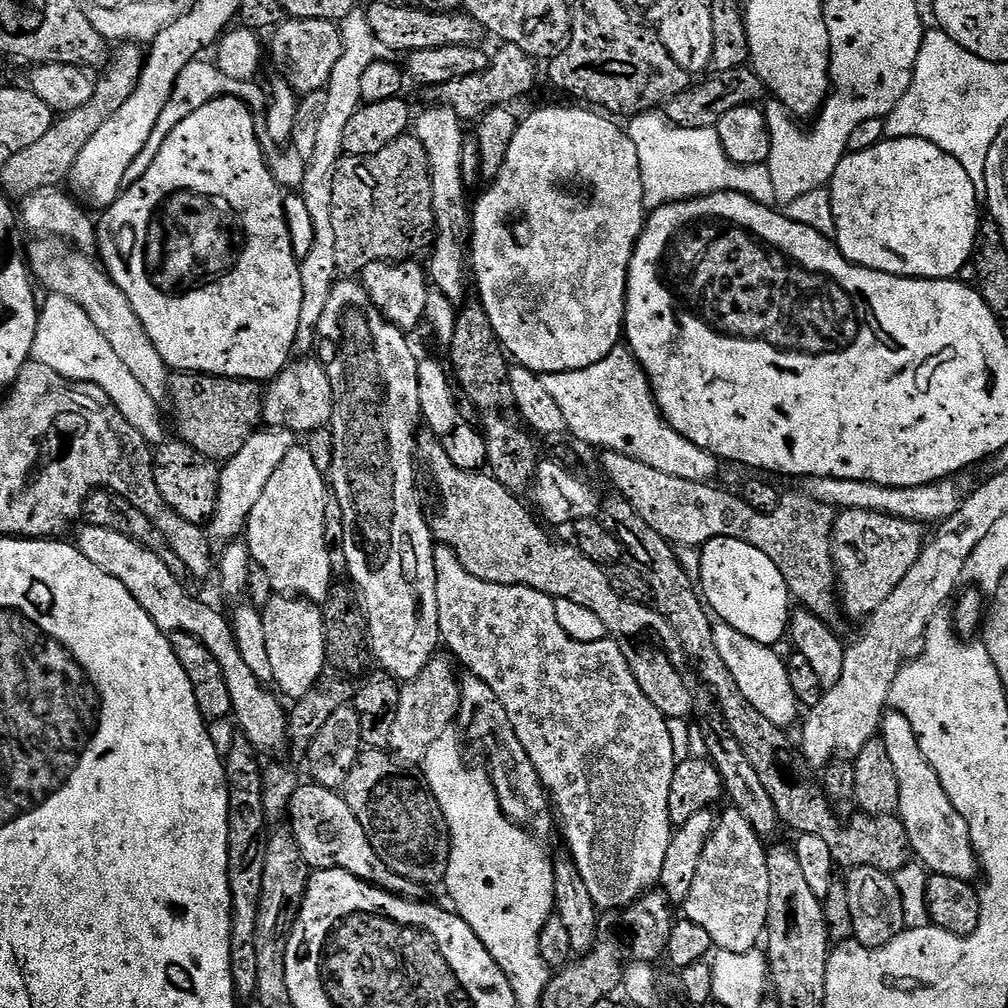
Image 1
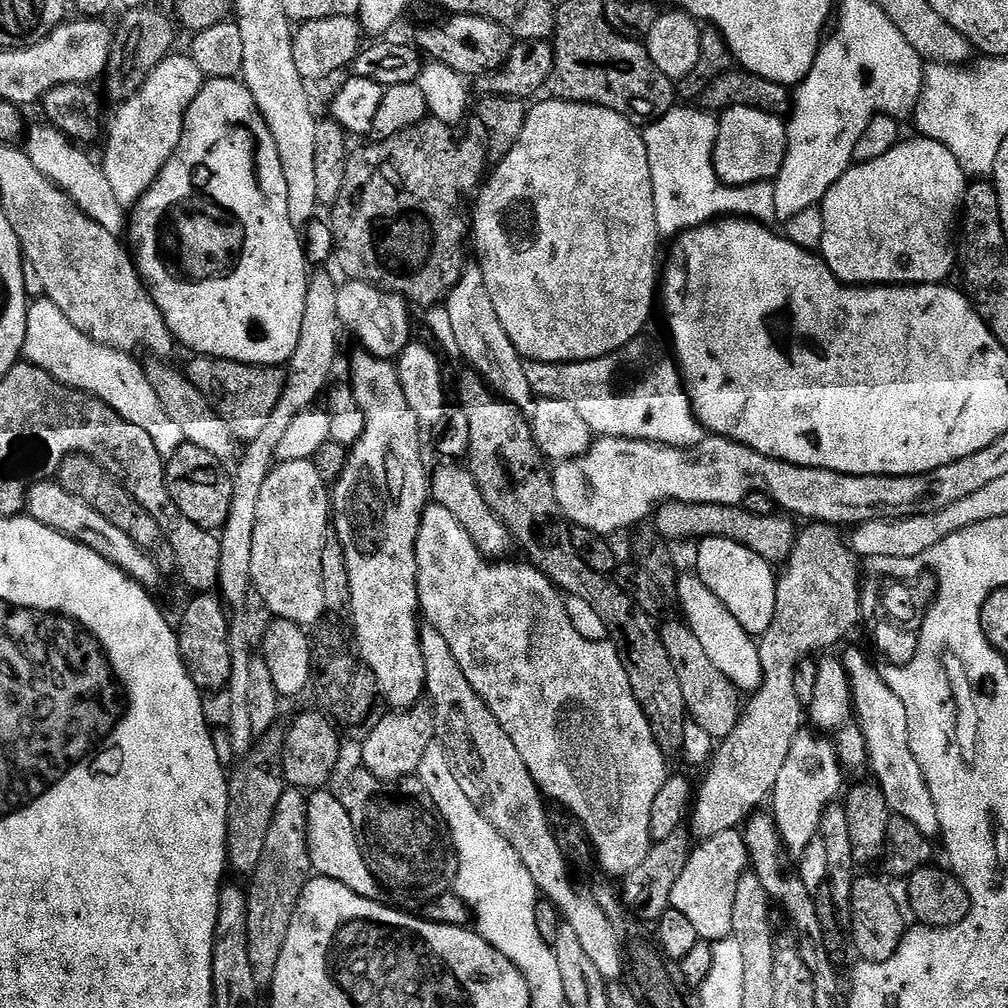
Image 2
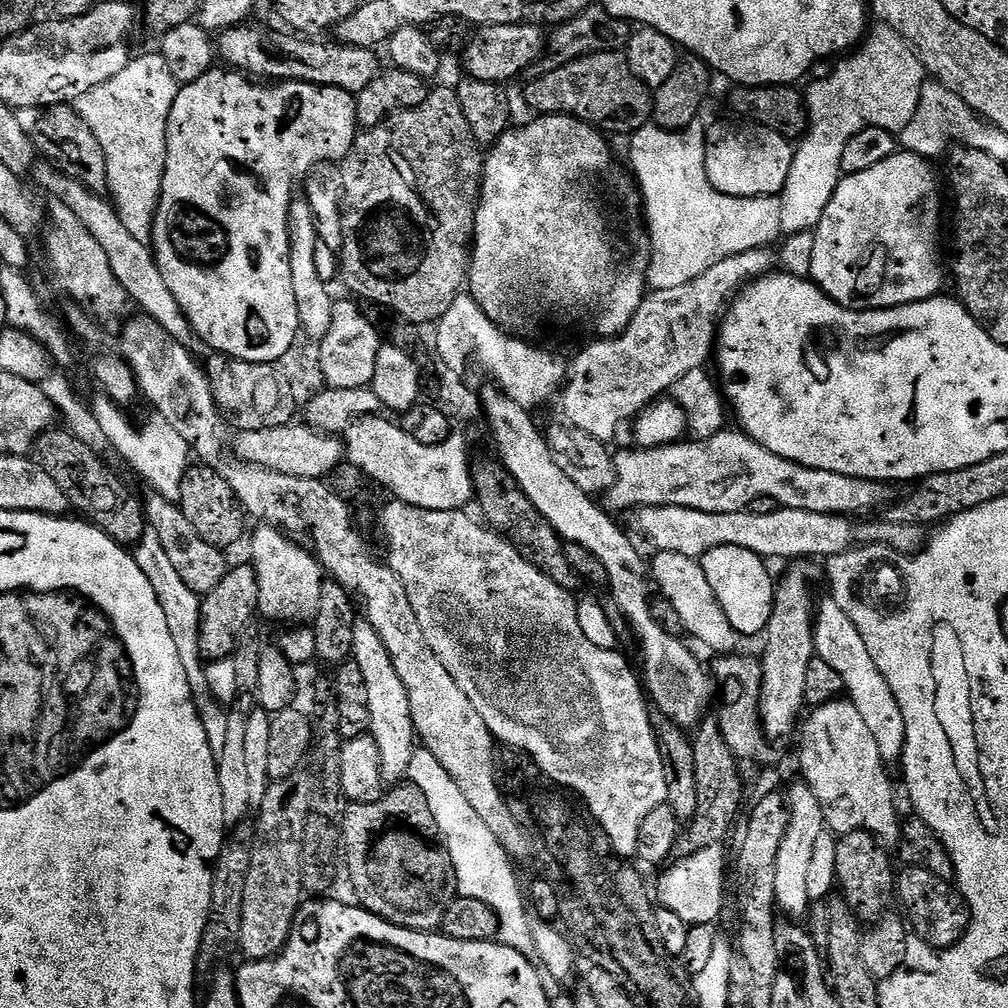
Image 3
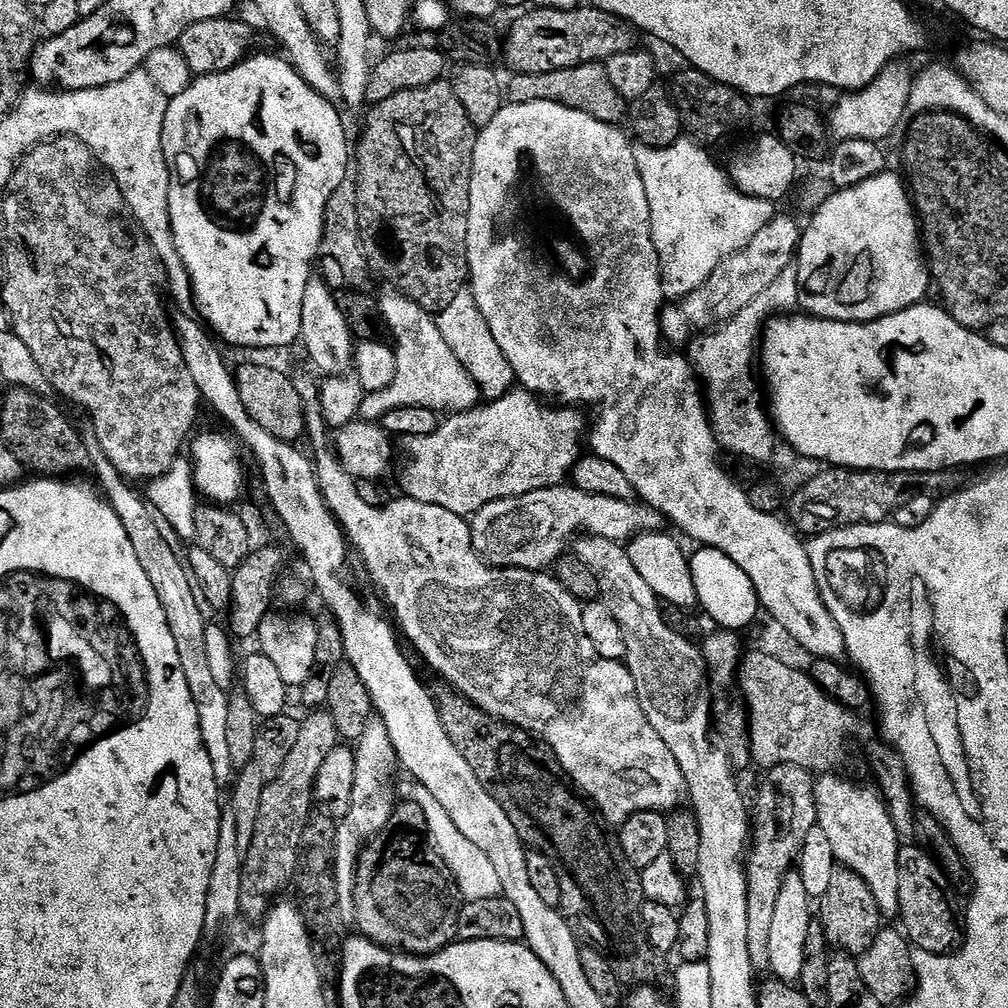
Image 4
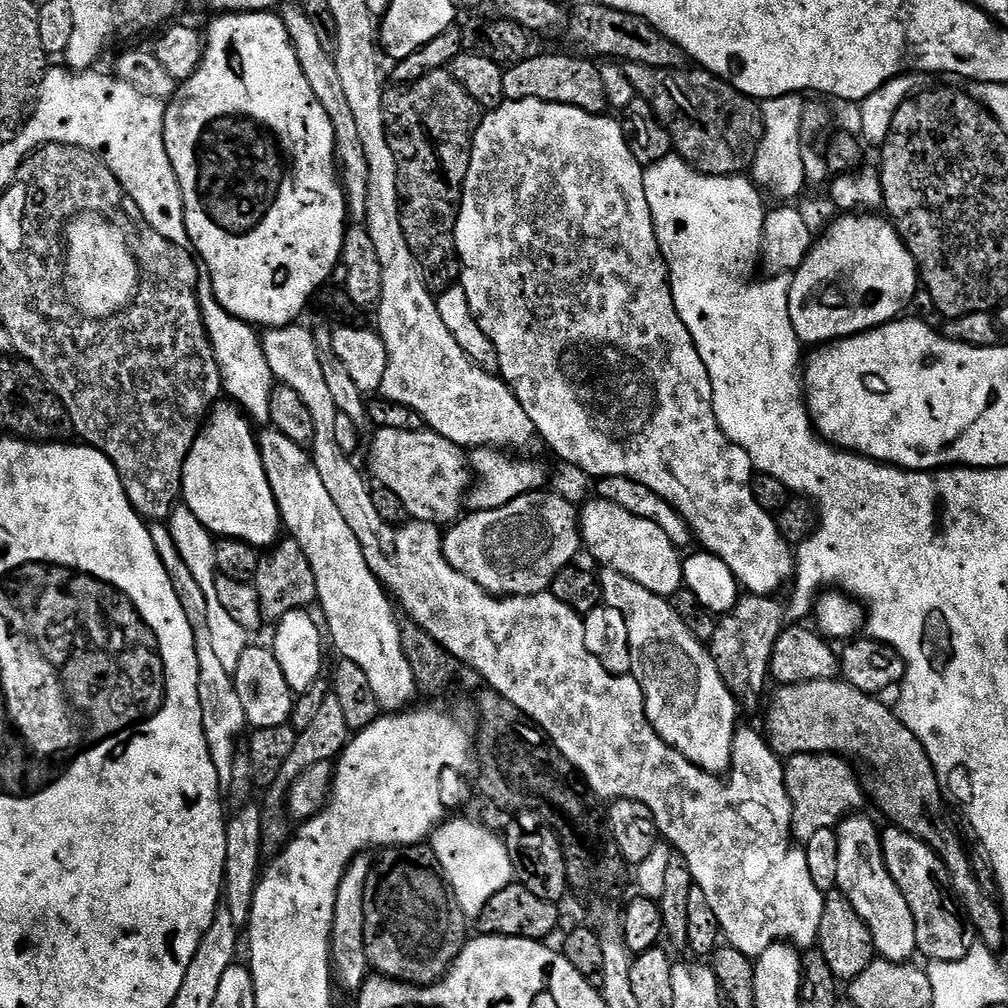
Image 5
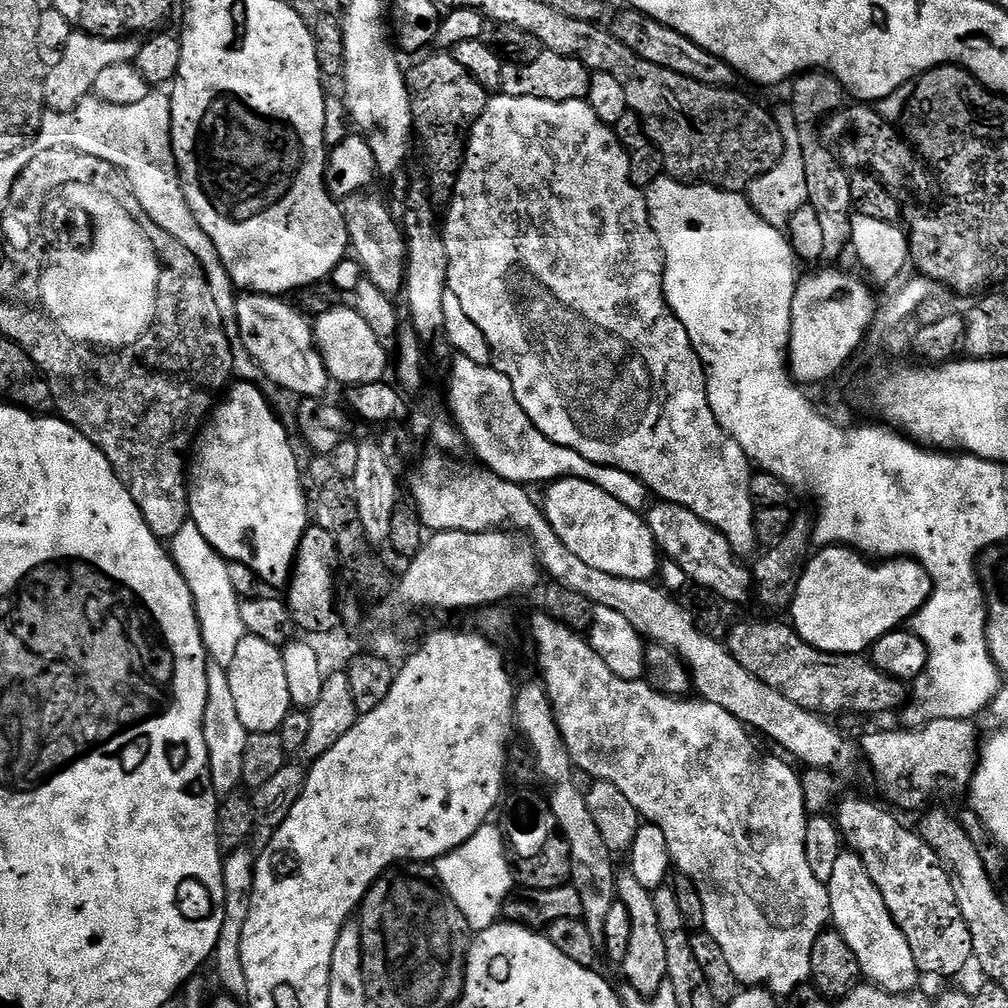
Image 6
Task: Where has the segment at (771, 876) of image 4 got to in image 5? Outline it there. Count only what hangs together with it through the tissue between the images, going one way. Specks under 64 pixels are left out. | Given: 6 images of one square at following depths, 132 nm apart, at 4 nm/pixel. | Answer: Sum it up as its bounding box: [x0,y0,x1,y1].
[784,754,866,842]

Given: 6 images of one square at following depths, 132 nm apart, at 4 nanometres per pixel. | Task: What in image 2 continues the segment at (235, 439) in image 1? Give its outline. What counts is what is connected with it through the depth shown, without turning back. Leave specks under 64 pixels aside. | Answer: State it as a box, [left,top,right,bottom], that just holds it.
[186,355,285,442]

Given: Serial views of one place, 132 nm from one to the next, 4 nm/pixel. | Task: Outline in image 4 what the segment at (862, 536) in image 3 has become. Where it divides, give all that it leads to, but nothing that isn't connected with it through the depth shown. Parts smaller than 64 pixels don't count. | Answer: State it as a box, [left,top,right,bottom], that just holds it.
[470,486,666,572]

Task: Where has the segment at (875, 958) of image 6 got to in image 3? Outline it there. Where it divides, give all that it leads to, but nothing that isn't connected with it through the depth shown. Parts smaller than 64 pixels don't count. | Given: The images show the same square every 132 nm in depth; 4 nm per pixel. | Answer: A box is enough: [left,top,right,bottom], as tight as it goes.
[798,698,902,845]

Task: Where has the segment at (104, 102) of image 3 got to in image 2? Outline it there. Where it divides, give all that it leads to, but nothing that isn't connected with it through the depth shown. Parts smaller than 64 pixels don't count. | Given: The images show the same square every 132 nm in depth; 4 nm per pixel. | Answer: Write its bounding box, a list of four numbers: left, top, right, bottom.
[102,54,206,206]

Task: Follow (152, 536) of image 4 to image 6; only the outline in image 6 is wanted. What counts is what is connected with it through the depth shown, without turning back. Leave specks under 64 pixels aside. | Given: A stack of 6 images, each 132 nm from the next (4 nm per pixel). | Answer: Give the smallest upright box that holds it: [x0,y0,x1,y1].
[202,663,250,797]

